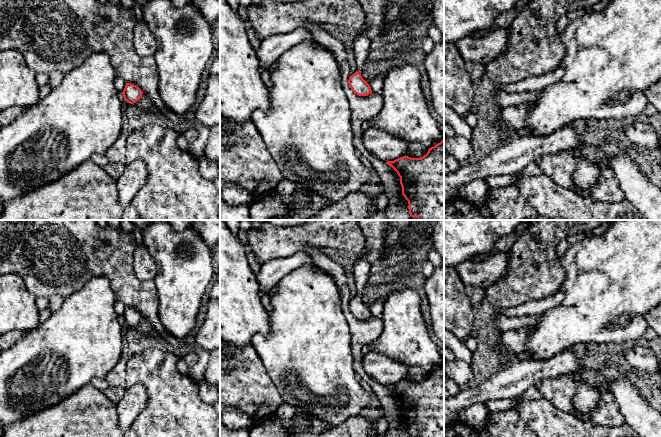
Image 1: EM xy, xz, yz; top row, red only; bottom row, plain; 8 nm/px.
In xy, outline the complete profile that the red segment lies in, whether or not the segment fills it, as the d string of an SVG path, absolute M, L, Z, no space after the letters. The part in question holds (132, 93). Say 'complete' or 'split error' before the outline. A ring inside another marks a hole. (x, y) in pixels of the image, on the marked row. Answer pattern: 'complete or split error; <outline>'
complete; M126 83L122 94L124 96L125 101L127 101L130 104L133 104L141 98L143 92L136 85L131 83Z

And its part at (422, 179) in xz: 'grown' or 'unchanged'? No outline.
unchanged

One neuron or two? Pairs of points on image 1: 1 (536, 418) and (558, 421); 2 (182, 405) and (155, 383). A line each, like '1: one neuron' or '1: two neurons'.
1: one neuron
2: one neuron

